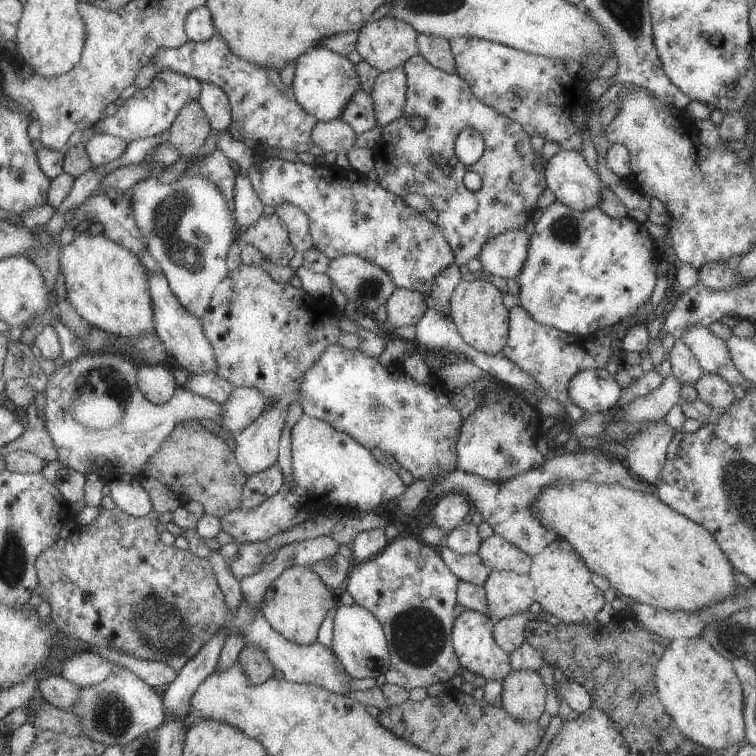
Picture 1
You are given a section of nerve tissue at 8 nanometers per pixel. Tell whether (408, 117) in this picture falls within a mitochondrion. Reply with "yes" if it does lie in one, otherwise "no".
no

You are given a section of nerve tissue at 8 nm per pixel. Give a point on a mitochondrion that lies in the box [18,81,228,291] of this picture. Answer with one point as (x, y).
(182, 243)

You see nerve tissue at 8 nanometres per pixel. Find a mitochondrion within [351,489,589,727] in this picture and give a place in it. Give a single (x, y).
(419, 635)

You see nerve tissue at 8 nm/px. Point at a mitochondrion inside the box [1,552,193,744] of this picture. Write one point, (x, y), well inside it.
(110, 714)

